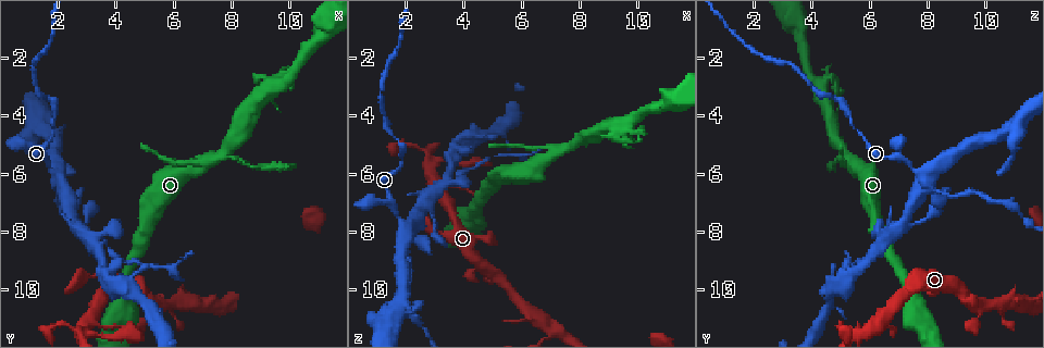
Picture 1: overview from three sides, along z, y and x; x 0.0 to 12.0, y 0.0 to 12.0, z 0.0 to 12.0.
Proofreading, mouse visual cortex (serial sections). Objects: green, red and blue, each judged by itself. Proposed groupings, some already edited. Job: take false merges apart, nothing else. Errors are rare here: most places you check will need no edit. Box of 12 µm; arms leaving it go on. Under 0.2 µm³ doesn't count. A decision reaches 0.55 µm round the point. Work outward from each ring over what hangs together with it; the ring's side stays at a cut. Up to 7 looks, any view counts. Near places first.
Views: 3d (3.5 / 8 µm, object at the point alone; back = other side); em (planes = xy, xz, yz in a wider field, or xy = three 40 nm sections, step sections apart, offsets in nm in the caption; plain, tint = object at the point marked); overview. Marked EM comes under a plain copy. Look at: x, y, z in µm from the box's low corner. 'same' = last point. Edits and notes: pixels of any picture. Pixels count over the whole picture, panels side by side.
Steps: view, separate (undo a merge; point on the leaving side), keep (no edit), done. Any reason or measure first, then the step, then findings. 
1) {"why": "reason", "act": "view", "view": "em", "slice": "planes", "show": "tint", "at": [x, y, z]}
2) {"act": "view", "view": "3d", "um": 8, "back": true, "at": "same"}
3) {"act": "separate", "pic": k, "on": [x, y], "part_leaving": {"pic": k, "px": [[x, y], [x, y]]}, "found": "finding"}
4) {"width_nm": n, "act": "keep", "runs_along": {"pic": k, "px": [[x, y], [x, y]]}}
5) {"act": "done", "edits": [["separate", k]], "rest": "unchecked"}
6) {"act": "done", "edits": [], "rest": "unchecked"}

{"why": "narrows sharply", "act": "view", "view": "3d", "um": 3.5, "at": [2.0, 6.1, 7.9]}

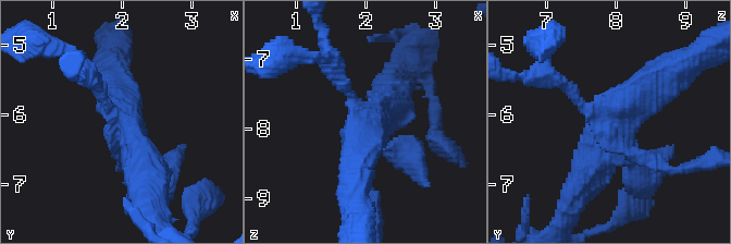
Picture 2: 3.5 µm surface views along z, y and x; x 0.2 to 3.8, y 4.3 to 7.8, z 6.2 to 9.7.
{"act": "view", "view": "em", "slice": "xy", "step": 1, "show": "tint", "at": [2.05, 6.15, 7.85]}

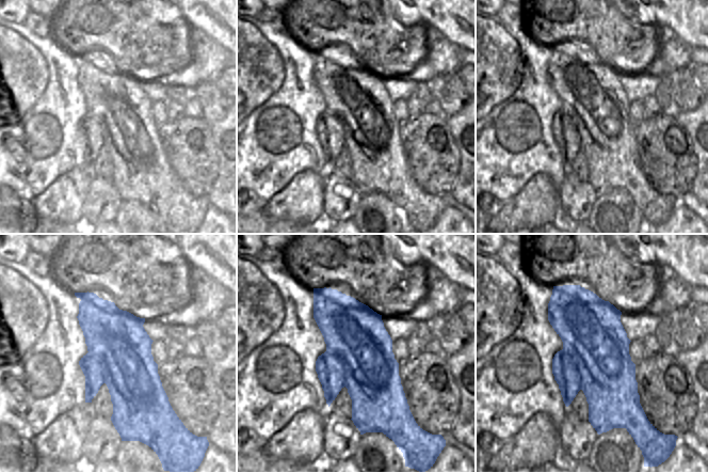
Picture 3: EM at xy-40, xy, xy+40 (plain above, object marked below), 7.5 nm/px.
{"act": "separate", "pic": 2, "on": [378, 86], "part_leaving": {"pic": 2, "px": [[351, 102], [374, 122], [392, 90]]}, "found": "a second cell is stuck on"}

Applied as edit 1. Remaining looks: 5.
{"why": "abrupt turn", "act": "view", "view": "3d", "um": 3.5, "at": [1.9, 11.2, 4.8]}

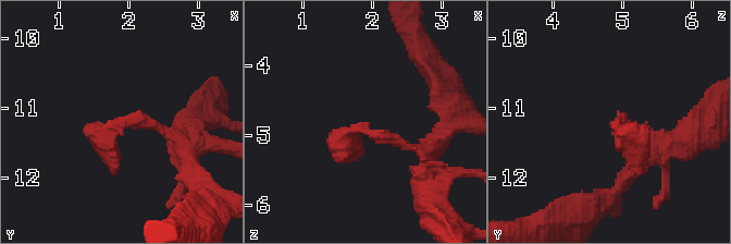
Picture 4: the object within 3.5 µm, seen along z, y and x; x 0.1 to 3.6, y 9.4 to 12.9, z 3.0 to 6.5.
{"why": "now the EM", "act": "view", "view": "em", "slice": "xy", "step": 5, "show": "tint", "at": [1.80, 11.25, 4.90]}

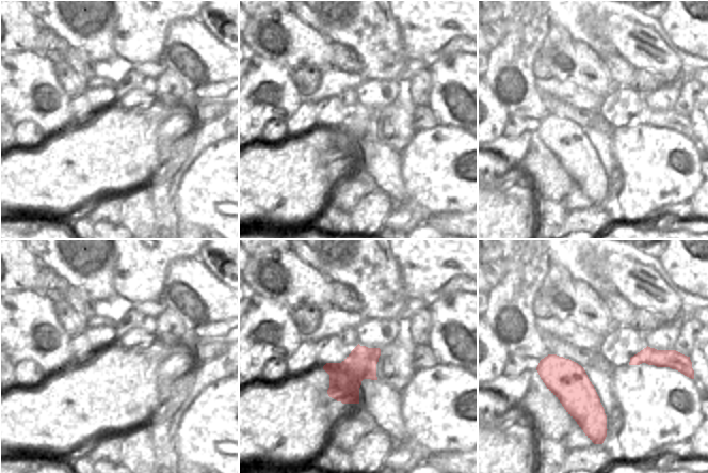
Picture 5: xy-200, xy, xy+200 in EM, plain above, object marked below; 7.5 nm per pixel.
{"why": "another direction", "act": "view", "view": "em", "slice": "planes", "show": "tint", "at": "same"}

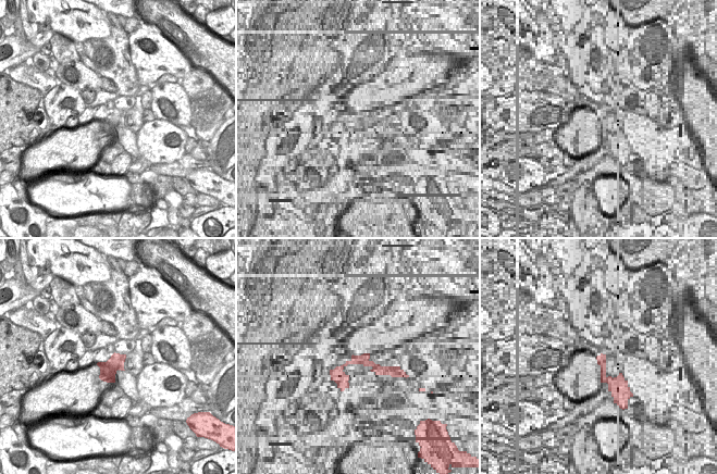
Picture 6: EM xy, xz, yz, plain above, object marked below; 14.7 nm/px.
{"act": "keep", "runs_along": {"pic": 4, "px": [[421, 150], [361, 129], [355, 150]]}, "found": "continuous, no second cell"}

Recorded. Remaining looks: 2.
{"act": "done", "edits": [["separate", 2]], "rest": "unchecked"}

